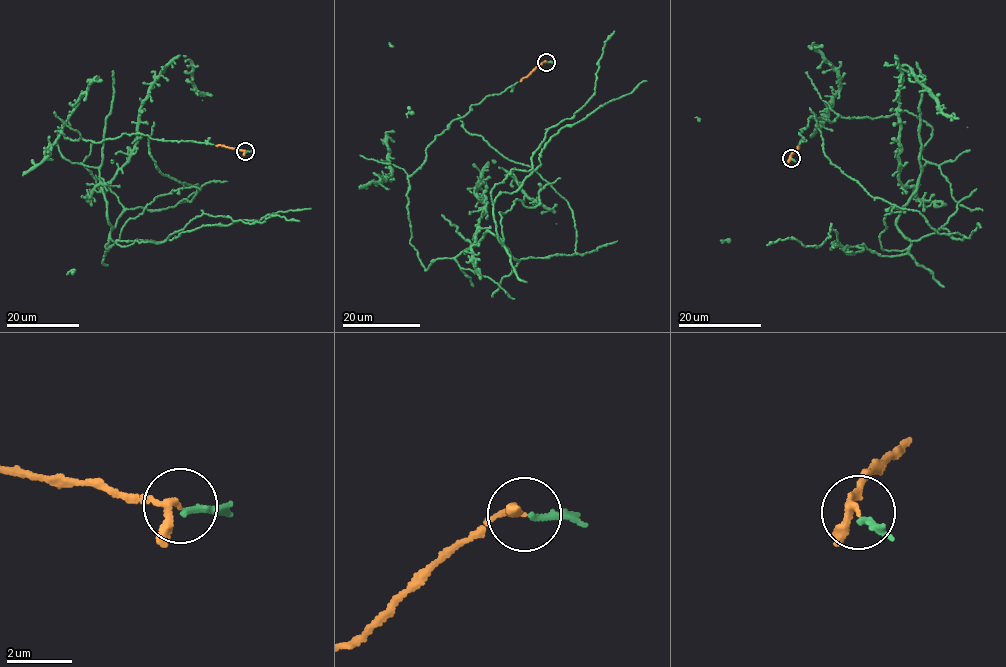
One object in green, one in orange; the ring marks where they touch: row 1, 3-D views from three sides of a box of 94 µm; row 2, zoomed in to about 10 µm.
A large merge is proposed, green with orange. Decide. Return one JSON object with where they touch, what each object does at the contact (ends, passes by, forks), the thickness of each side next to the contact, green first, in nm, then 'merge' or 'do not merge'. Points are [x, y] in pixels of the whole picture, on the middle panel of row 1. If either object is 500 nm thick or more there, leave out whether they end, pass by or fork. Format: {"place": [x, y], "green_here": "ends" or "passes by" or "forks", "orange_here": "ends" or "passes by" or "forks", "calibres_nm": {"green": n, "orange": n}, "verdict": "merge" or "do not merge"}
{"place": [546, 62], "green_here": "ends", "orange_here": "passes by", "calibres_nm": {"green": 200, "orange": 170}, "verdict": "merge"}

